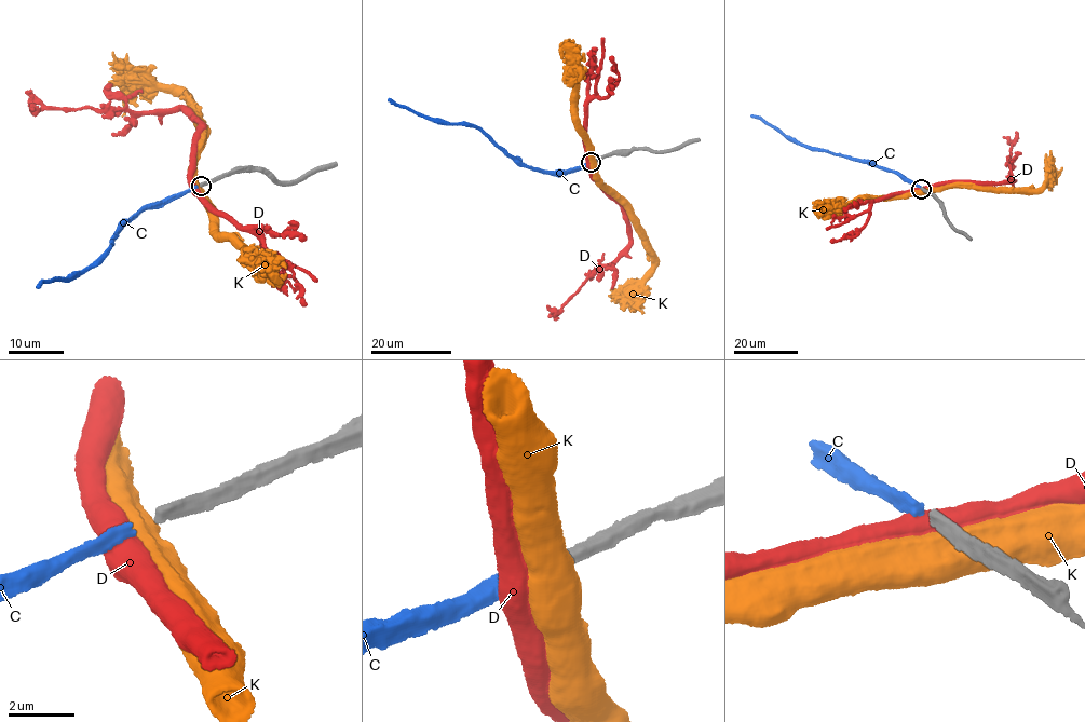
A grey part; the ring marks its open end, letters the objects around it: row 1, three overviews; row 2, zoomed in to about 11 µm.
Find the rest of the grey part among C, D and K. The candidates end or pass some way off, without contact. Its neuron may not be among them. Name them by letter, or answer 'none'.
C

